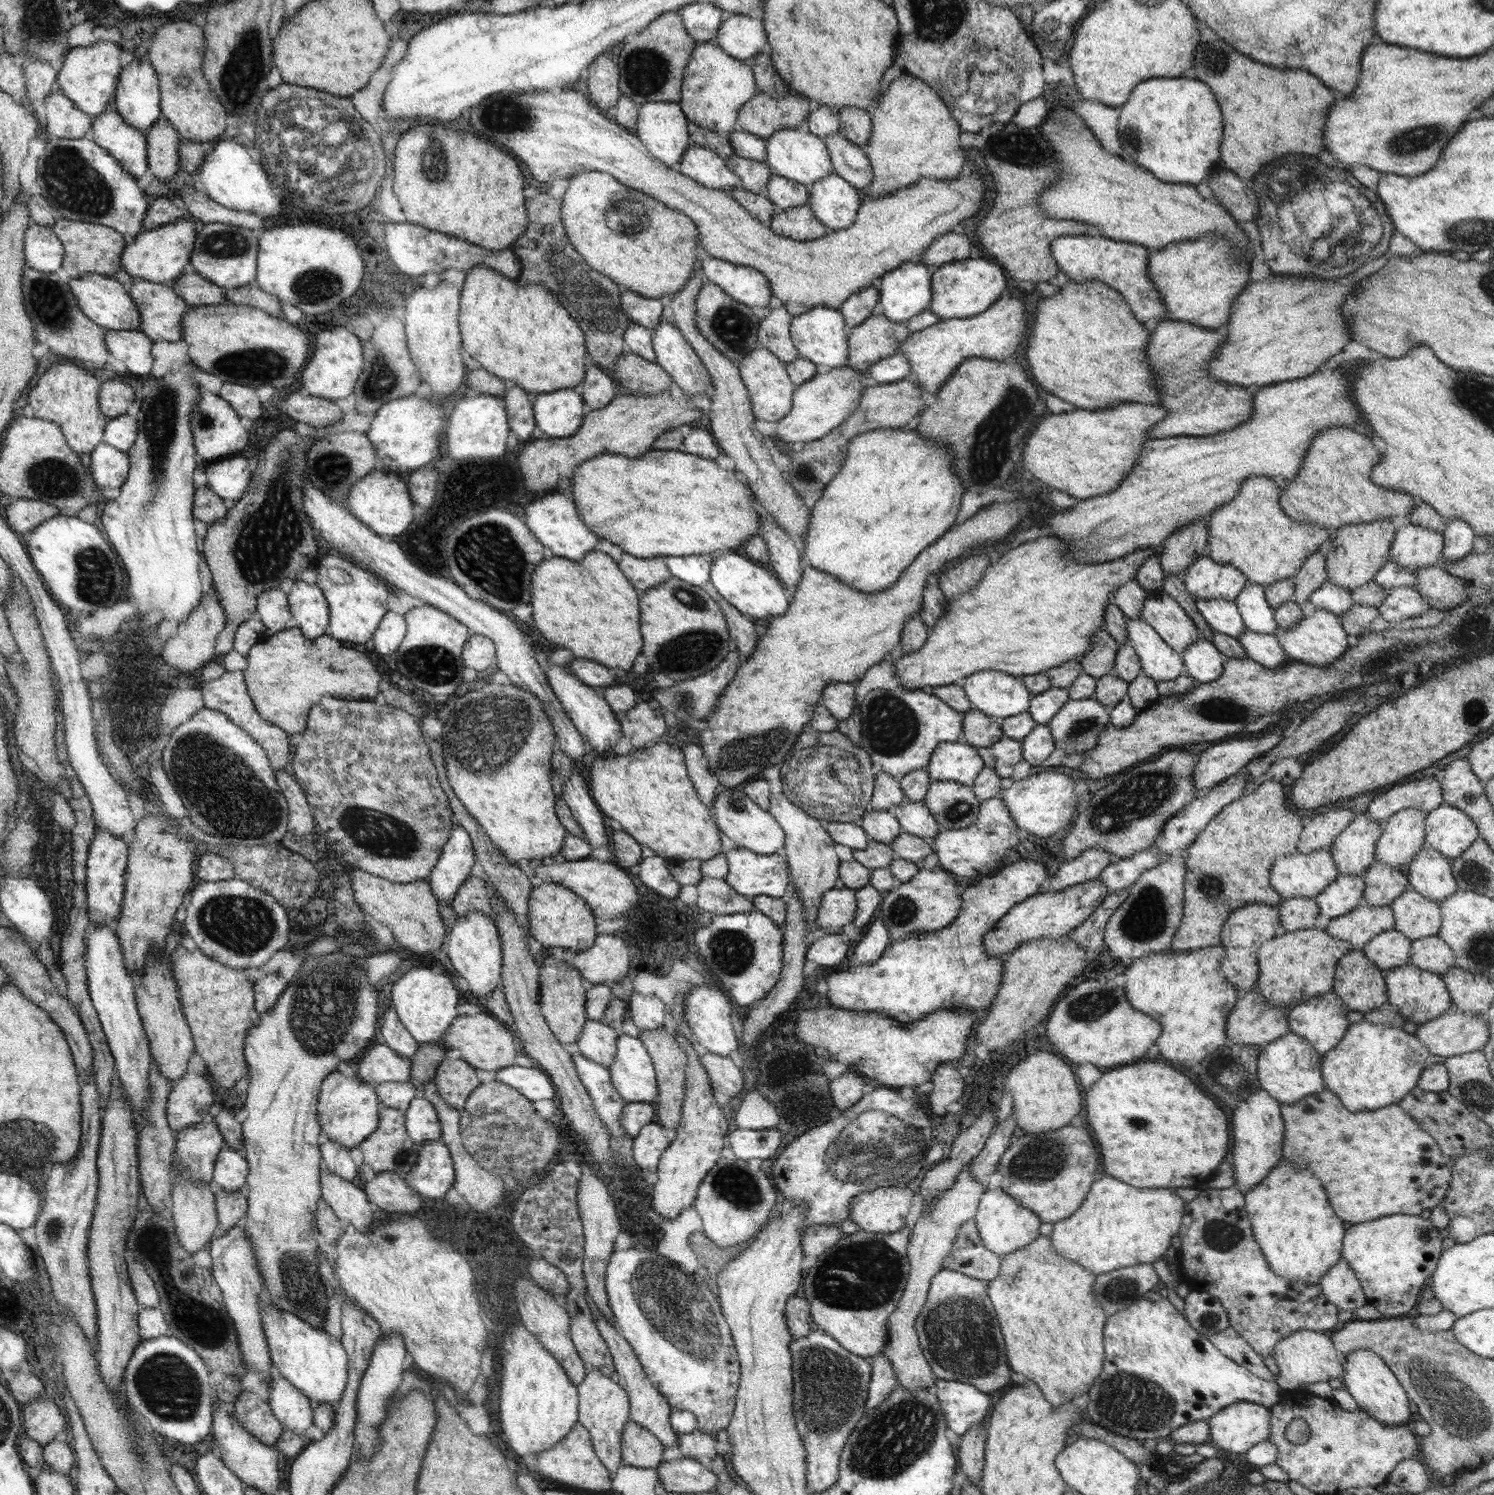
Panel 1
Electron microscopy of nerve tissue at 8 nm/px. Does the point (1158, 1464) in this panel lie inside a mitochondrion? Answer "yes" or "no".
no

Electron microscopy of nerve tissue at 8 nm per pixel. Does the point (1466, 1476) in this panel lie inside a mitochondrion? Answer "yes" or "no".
no

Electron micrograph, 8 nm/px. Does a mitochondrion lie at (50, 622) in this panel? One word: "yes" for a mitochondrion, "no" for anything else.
no

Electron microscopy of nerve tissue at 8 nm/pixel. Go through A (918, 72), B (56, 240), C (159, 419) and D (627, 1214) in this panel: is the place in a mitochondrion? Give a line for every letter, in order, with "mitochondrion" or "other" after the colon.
A: other
B: other
C: mitochondrion
D: other

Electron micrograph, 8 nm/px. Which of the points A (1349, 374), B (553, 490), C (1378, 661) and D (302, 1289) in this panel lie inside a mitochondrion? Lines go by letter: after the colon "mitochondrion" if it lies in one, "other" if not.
A: other
B: other
C: mitochondrion
D: mitochondrion

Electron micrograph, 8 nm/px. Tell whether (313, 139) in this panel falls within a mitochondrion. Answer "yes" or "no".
yes

